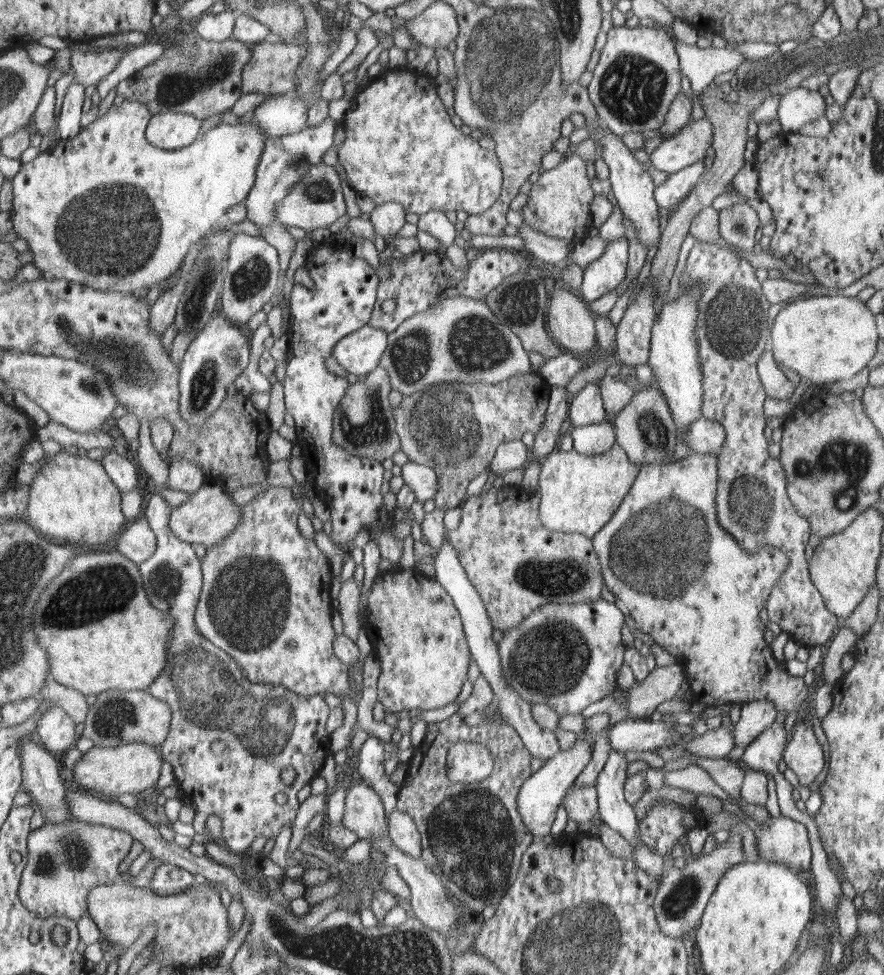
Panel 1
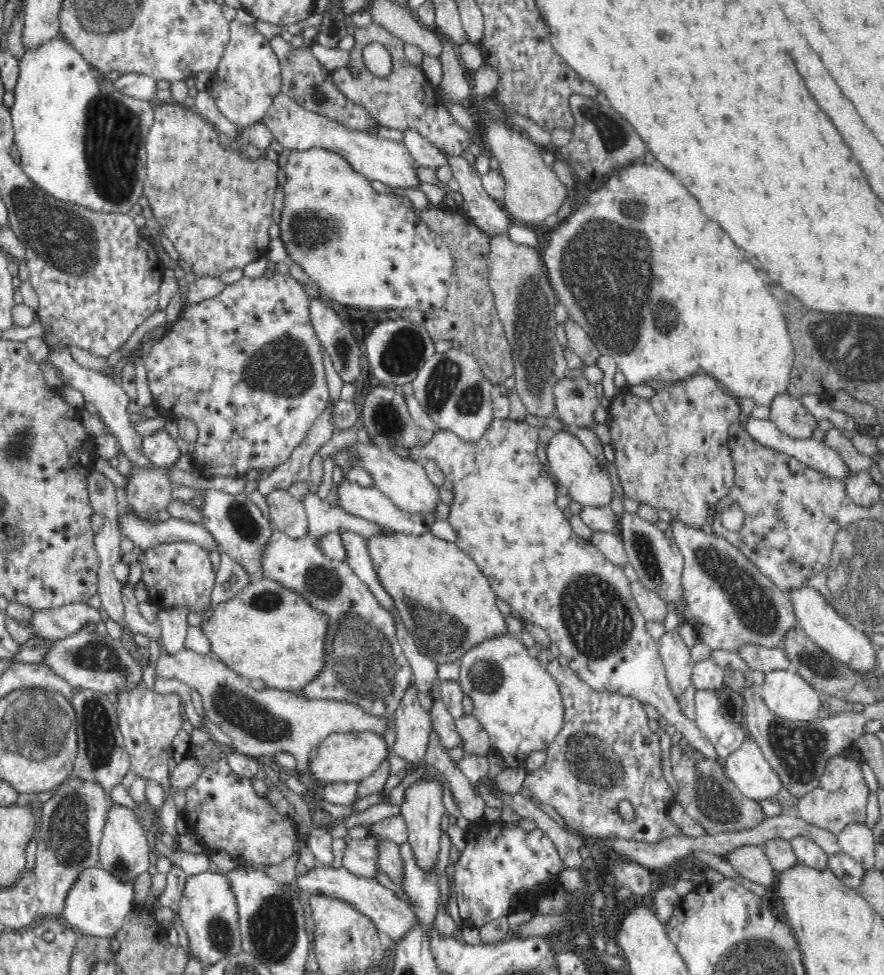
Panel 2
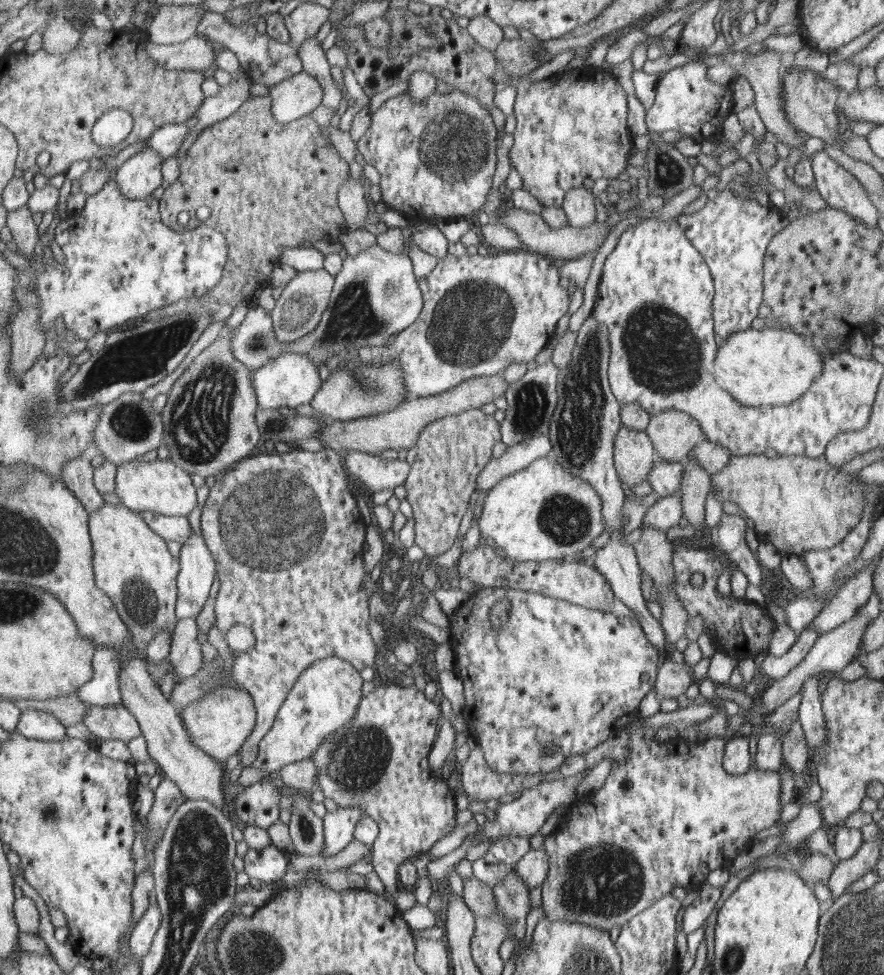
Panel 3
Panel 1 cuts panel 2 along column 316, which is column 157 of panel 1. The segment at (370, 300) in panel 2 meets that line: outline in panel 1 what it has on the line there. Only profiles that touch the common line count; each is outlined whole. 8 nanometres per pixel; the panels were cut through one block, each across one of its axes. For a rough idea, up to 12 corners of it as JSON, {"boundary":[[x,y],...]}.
{"boundary":[[136,100],[11,180],[42,279],[134,295],[247,197],[249,115],[173,151]]}

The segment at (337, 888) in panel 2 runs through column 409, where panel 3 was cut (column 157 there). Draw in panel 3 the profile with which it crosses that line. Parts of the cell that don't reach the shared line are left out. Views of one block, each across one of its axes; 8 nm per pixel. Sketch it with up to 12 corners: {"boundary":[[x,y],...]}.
{"boundary":[[150,903],[130,934],[140,959],[151,950],[161,926],[159,905]]}

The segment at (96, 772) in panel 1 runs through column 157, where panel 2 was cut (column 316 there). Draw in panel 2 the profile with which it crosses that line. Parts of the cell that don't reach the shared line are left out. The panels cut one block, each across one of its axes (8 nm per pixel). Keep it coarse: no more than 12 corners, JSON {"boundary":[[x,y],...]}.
{"boundary":[[327,736],[309,760],[313,781],[360,783],[387,758],[384,737]]}

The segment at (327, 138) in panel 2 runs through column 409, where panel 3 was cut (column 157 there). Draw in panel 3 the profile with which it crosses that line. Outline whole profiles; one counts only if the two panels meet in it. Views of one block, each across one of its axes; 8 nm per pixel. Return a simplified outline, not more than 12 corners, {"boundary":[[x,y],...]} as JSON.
{"boundary":[[146,146],[117,169],[128,199],[144,199],[162,184],[162,157]]}

